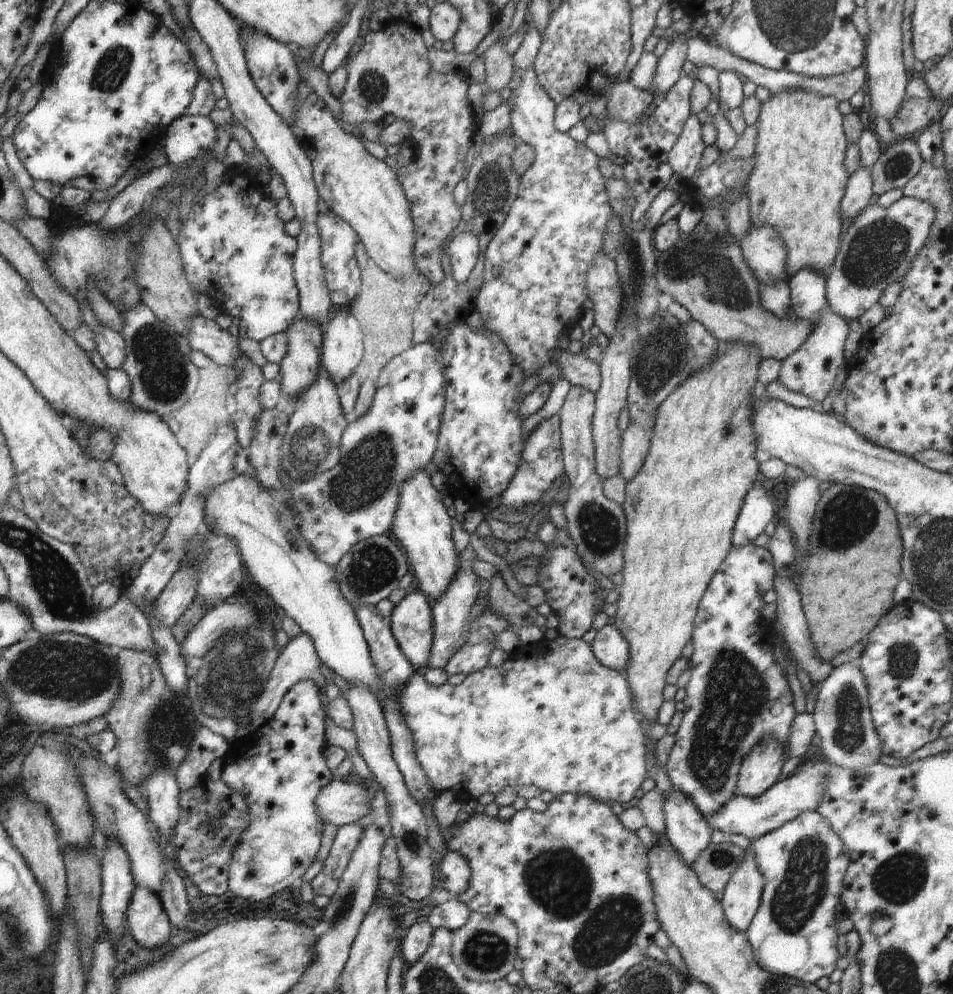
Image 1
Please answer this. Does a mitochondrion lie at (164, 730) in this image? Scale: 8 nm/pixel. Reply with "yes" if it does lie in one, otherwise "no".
yes

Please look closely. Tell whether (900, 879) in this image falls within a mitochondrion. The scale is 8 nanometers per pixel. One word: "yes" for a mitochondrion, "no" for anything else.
yes

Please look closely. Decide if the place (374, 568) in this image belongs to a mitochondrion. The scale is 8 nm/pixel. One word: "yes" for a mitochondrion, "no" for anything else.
yes

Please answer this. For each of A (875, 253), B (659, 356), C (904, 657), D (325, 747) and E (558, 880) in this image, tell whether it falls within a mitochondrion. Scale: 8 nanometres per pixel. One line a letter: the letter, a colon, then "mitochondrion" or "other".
A: mitochondrion
B: mitochondrion
C: mitochondrion
D: other
E: mitochondrion

